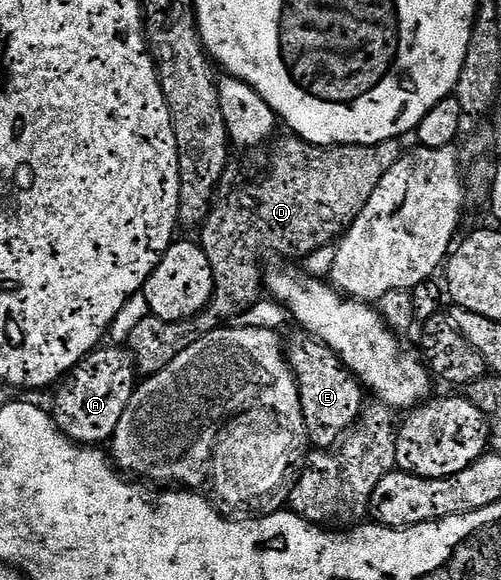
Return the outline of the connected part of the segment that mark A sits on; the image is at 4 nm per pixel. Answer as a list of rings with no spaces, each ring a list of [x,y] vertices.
[[[100,346],[89,353],[58,385],[53,419],[56,426],[76,444],[99,446],[110,441],[121,414],[125,414],[125,406],[129,406],[129,398],[135,393],[137,369],[130,351],[123,346],[107,347]]]

